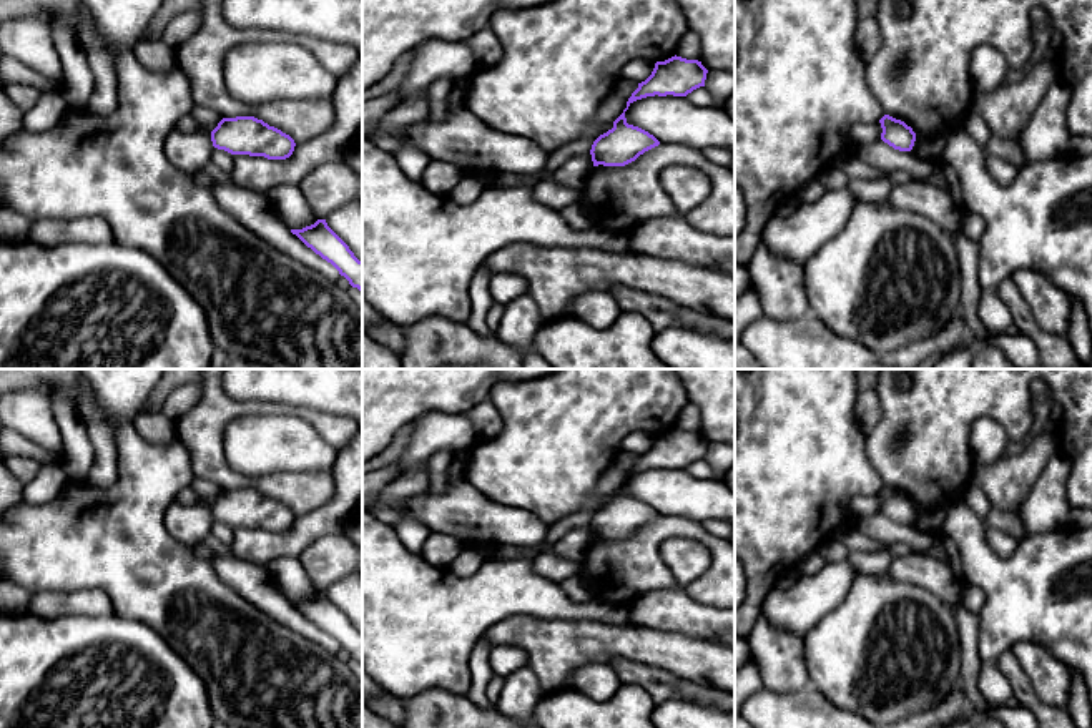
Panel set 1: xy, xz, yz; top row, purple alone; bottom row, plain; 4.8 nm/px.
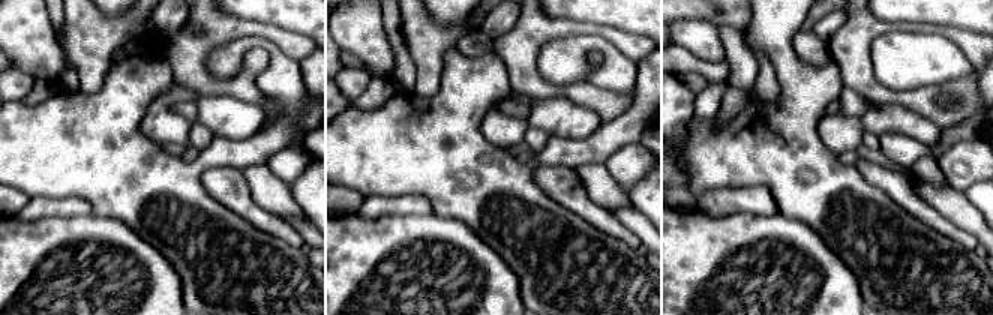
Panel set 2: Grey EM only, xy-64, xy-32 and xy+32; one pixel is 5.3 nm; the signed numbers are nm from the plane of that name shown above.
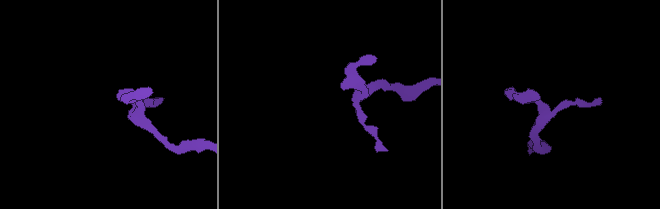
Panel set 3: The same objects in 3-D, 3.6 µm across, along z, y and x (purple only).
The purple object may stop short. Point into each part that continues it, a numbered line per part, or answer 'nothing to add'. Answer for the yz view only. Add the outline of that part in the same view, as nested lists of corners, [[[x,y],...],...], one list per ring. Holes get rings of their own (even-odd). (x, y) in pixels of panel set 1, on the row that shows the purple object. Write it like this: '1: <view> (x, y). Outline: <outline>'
nothing to add

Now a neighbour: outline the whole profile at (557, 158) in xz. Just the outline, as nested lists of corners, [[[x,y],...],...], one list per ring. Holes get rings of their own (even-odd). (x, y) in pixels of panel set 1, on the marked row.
[[[597,133],[585,136],[578,141],[573,141],[553,153],[550,153],[550,161],[547,170],[542,175],[514,175],[514,173],[499,173],[485,188],[504,188],[514,184],[537,184],[540,180],[547,178],[555,168],[562,166],[567,160],[577,155],[590,153],[593,141],[598,138]]]

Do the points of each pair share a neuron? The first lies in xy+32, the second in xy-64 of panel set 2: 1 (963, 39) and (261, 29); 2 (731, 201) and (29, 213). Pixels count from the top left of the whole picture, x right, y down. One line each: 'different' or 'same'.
1: same
2: same

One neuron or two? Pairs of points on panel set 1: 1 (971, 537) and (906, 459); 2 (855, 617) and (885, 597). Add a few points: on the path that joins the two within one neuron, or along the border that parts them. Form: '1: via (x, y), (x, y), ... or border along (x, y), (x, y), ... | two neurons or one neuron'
1: border along (963, 499), (948, 507), (918, 511) | two neurons
2: via (861, 617), (878, 604) | one neuron

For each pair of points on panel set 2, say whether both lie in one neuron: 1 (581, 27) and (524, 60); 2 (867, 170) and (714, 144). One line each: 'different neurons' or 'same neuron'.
1: same neuron
2: different neurons

